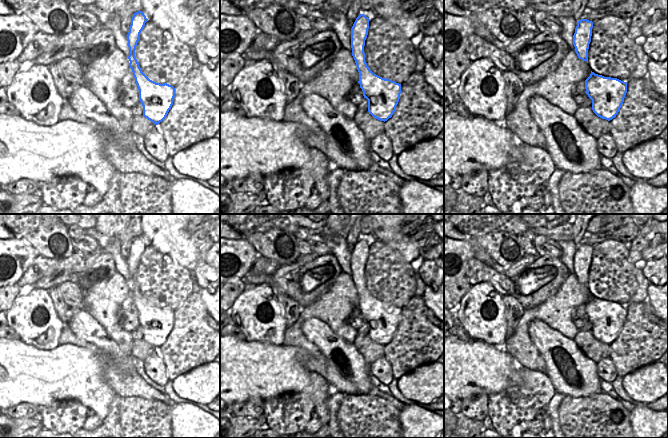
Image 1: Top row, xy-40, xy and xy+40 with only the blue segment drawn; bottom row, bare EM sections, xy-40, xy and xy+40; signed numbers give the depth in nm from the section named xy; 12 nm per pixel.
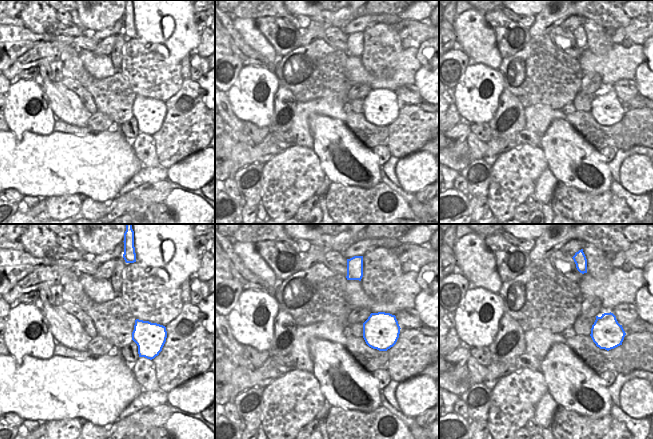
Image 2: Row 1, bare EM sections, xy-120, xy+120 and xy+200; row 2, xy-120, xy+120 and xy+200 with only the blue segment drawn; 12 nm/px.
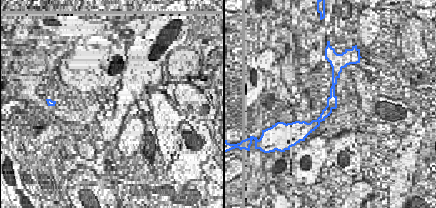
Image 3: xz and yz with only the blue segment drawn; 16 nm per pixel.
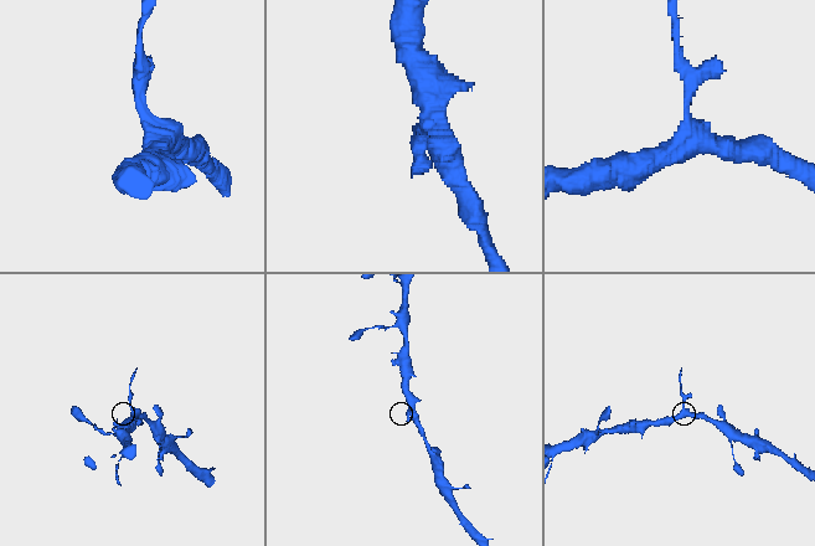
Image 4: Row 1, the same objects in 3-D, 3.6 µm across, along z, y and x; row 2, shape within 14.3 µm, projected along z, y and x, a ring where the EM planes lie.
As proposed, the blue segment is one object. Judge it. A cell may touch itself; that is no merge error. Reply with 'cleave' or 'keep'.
cleave

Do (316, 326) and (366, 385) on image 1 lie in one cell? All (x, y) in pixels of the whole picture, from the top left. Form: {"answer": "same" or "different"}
{"answer": "same"}

